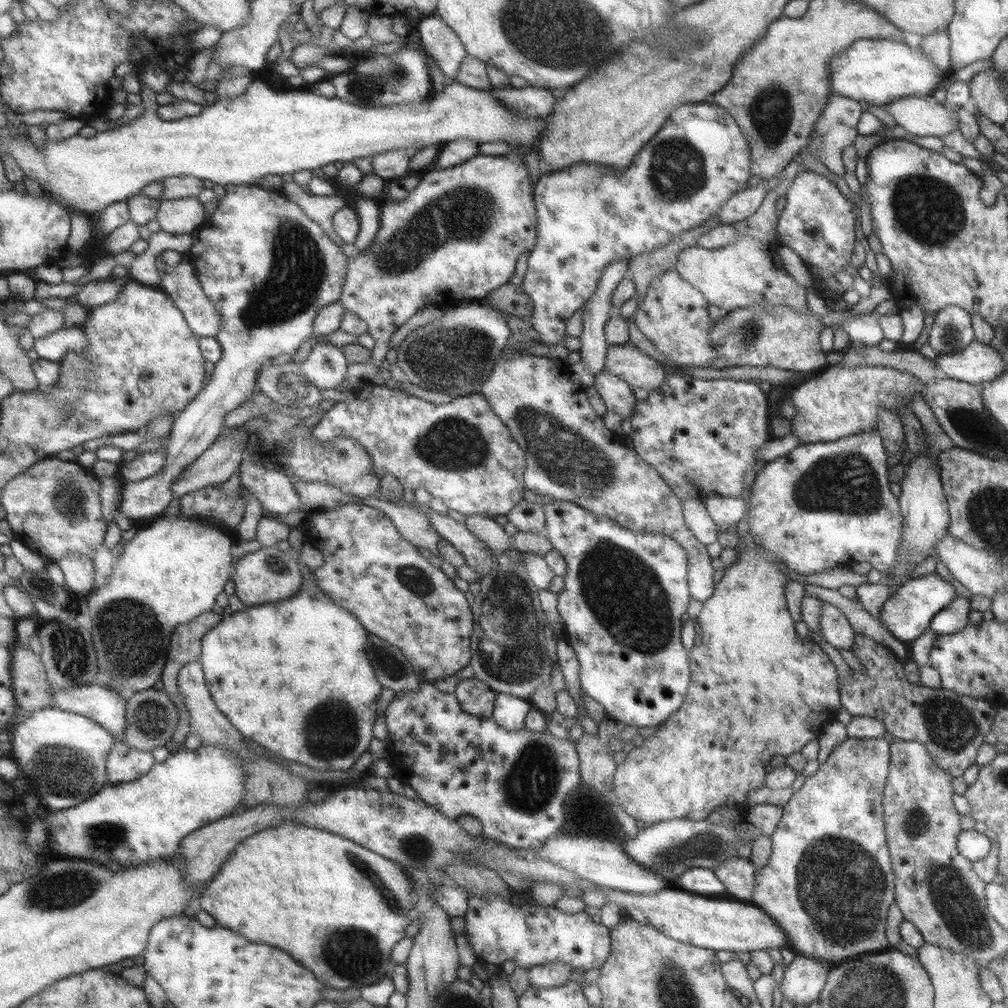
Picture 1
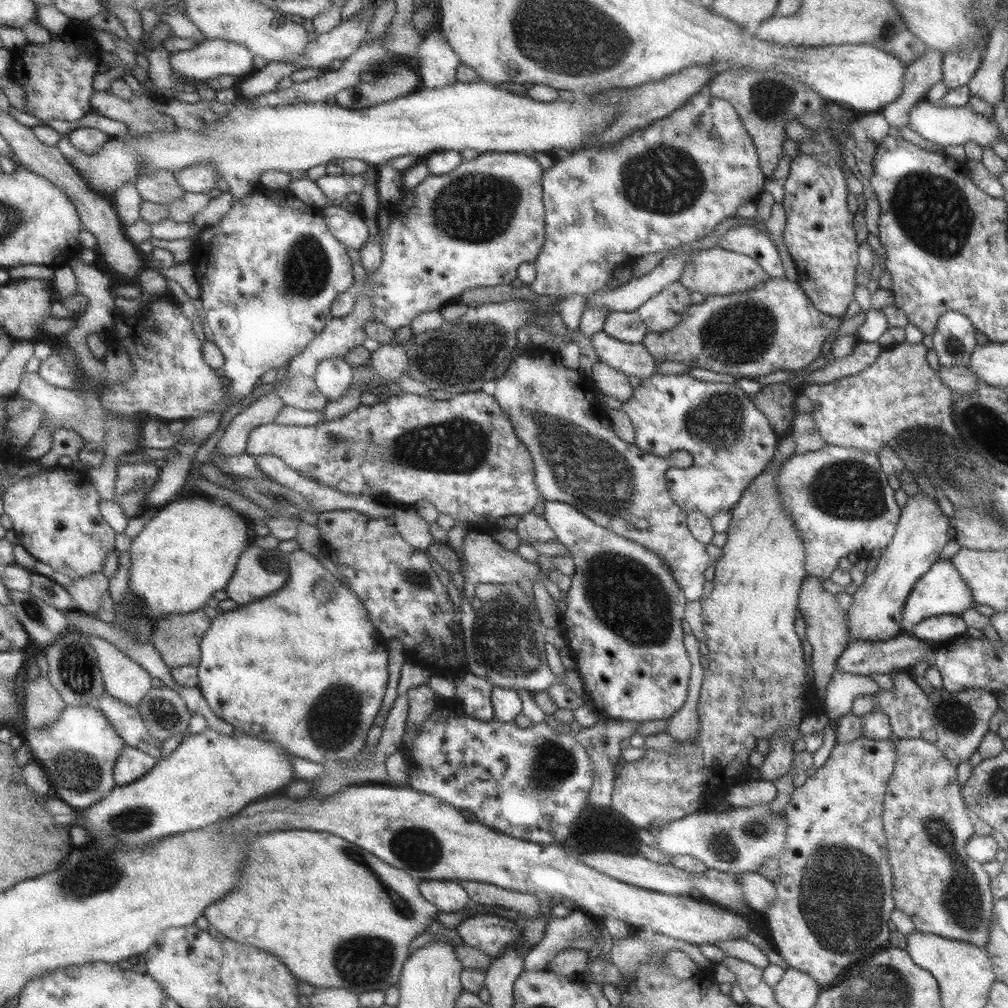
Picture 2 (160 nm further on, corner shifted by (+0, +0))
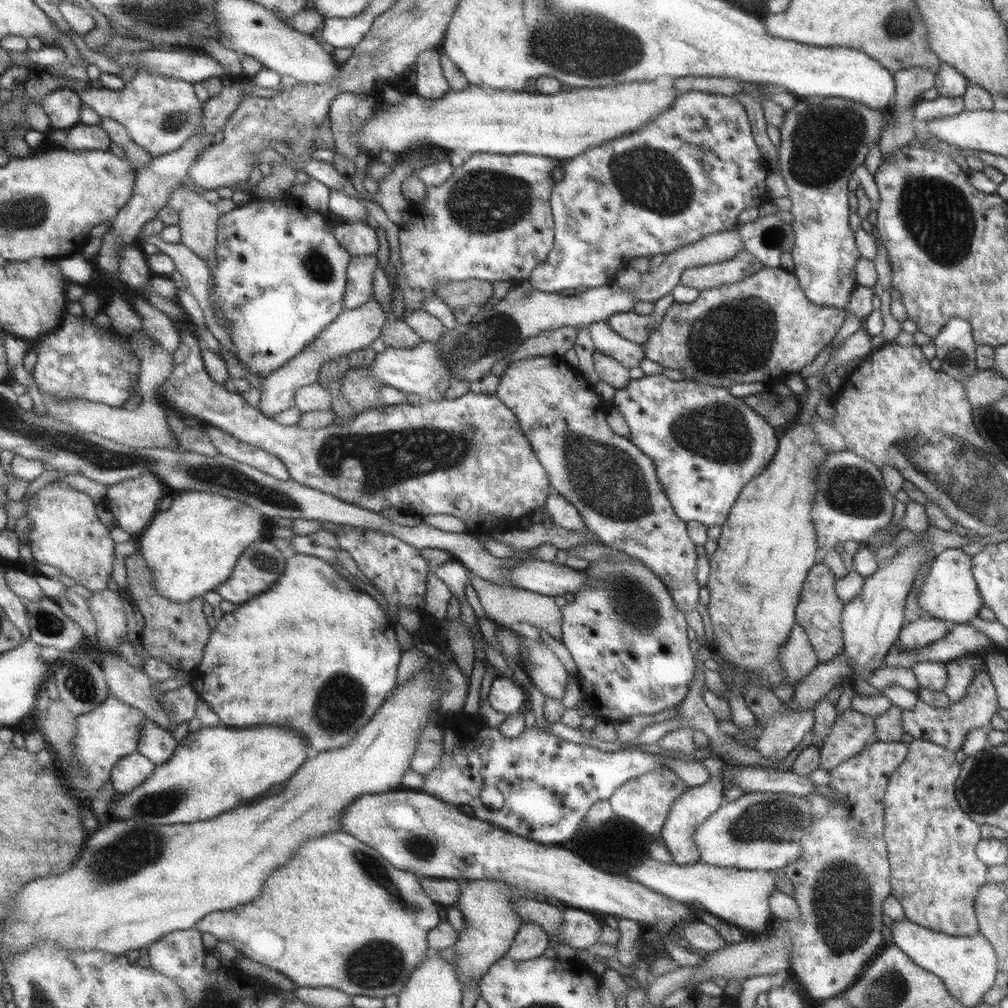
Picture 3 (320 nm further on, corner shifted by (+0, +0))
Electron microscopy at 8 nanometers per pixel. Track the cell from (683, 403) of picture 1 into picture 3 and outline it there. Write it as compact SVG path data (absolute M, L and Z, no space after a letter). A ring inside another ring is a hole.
M644 375L639 379L631 379L626 388L619 388L615 390L615 395L612 401L612 407L618 409L622 416L629 424L629 439L636 444L636 446L653 459L655 469L657 472L658 480L664 492L668 495L672 503L674 512L680 520L690 522L695 520L704 526L722 526L730 514L740 491L748 484L753 478L756 478L761 473L767 464L772 462L772 457L776 454L780 431L774 428L763 416L760 416L753 408L748 406L748 403L742 397L734 397L729 388L724 388L722 385L704 384L702 381L692 379L683 379L674 381L667 378L665 375Z

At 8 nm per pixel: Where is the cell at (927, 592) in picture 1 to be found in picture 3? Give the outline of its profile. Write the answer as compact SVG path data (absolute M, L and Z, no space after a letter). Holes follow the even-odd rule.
M946 548L933 560L928 579L920 587L918 604L924 614L951 624L967 624L979 616L983 598L972 576L972 556L961 548Z

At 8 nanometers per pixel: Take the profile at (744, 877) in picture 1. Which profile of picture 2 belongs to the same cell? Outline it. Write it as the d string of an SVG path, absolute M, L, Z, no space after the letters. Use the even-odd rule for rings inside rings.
M758 871L741 872L735 875L744 889L745 901L755 911L762 913L771 907L777 897L777 890L772 881Z

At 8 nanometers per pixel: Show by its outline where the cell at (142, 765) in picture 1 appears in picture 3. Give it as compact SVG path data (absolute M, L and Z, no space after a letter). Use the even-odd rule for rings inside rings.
M140 751L121 760L113 768L113 782L118 793L134 792L148 782L159 767L151 758Z

